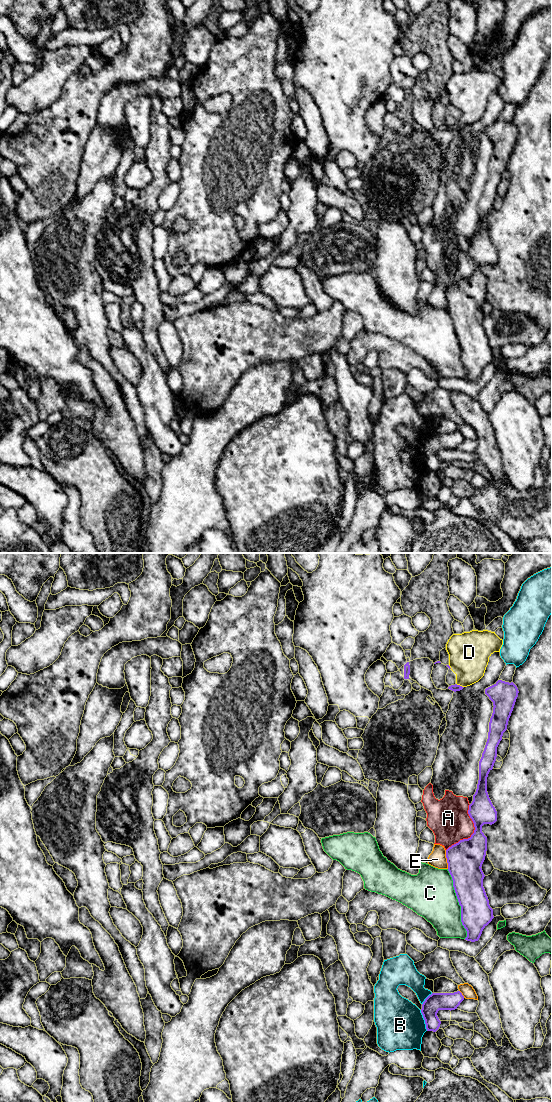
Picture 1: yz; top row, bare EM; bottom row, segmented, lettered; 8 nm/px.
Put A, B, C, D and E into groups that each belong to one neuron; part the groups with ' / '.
A / B / C / D / E

